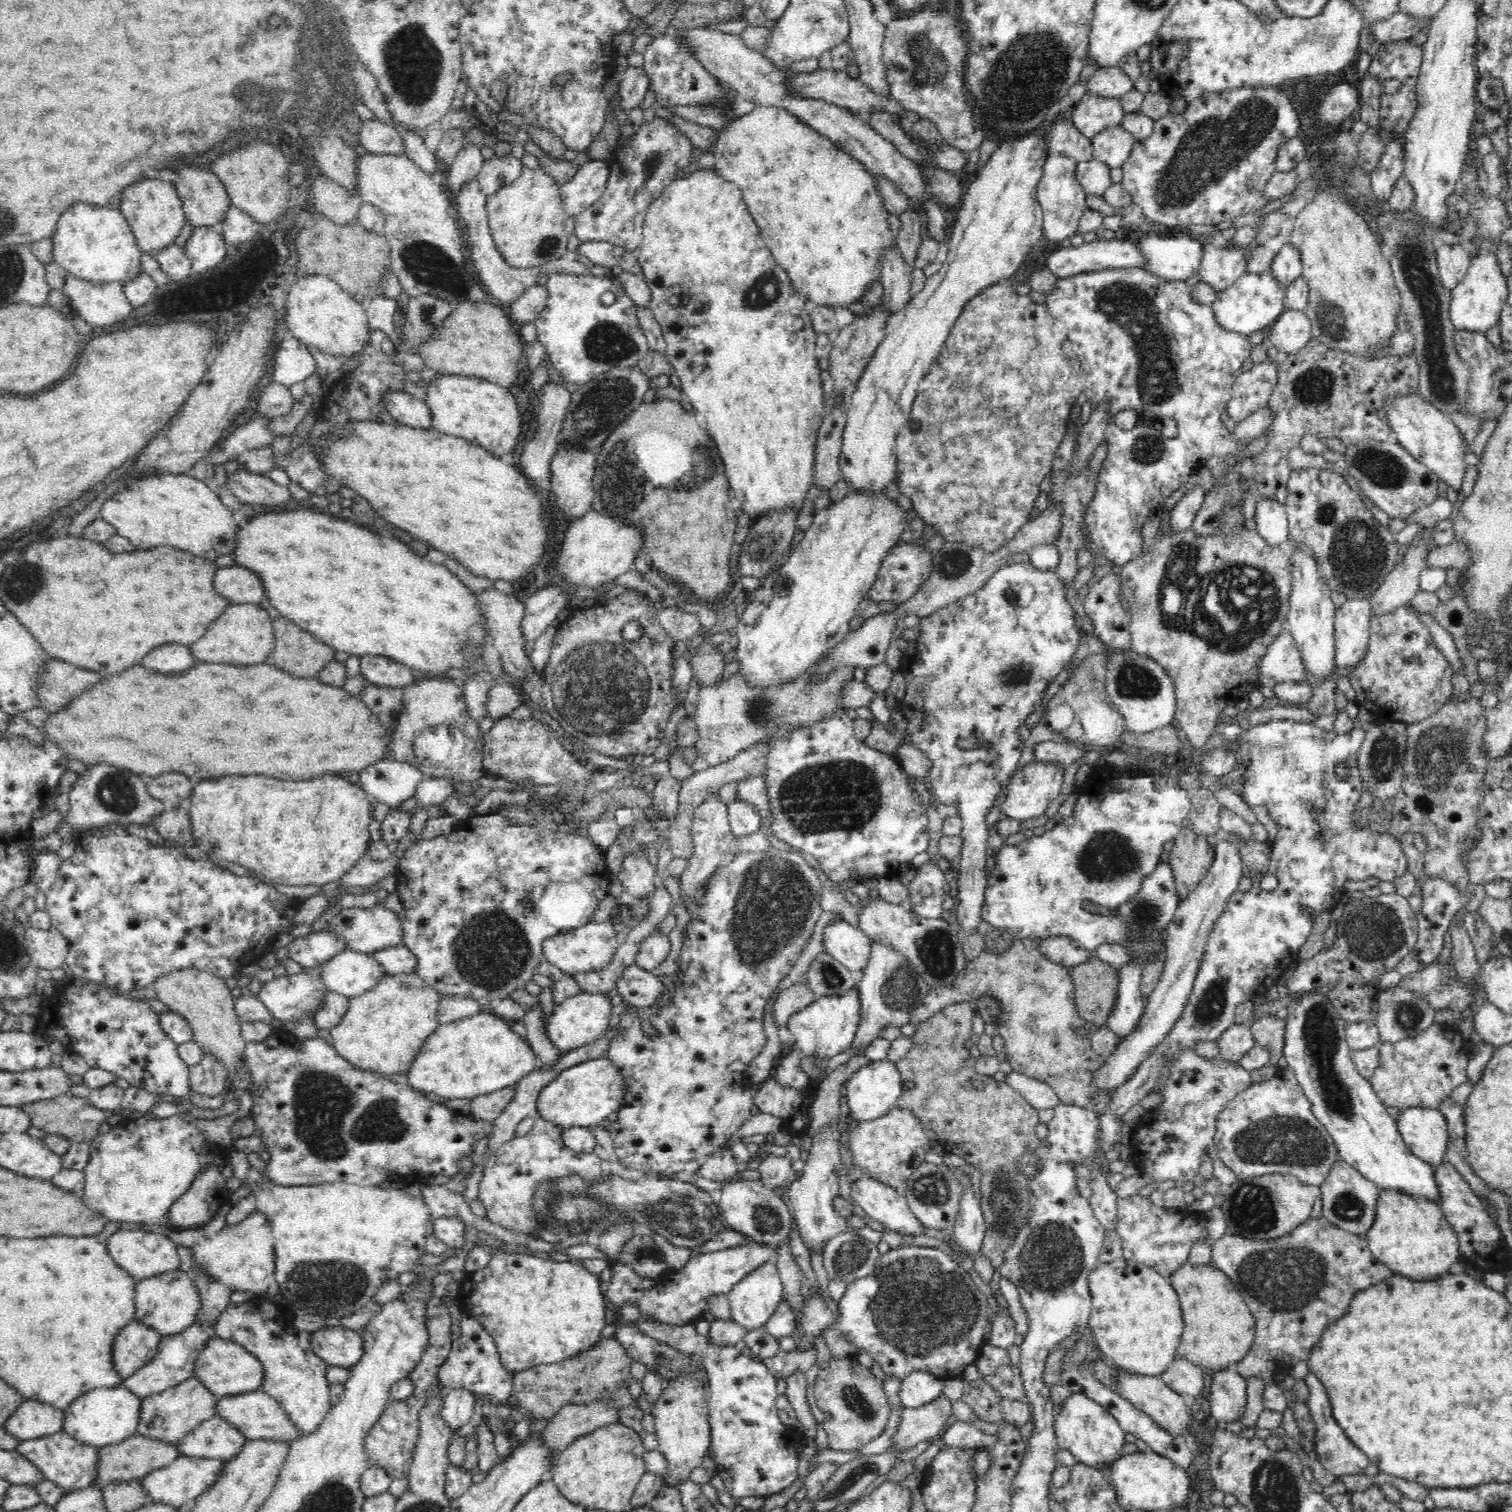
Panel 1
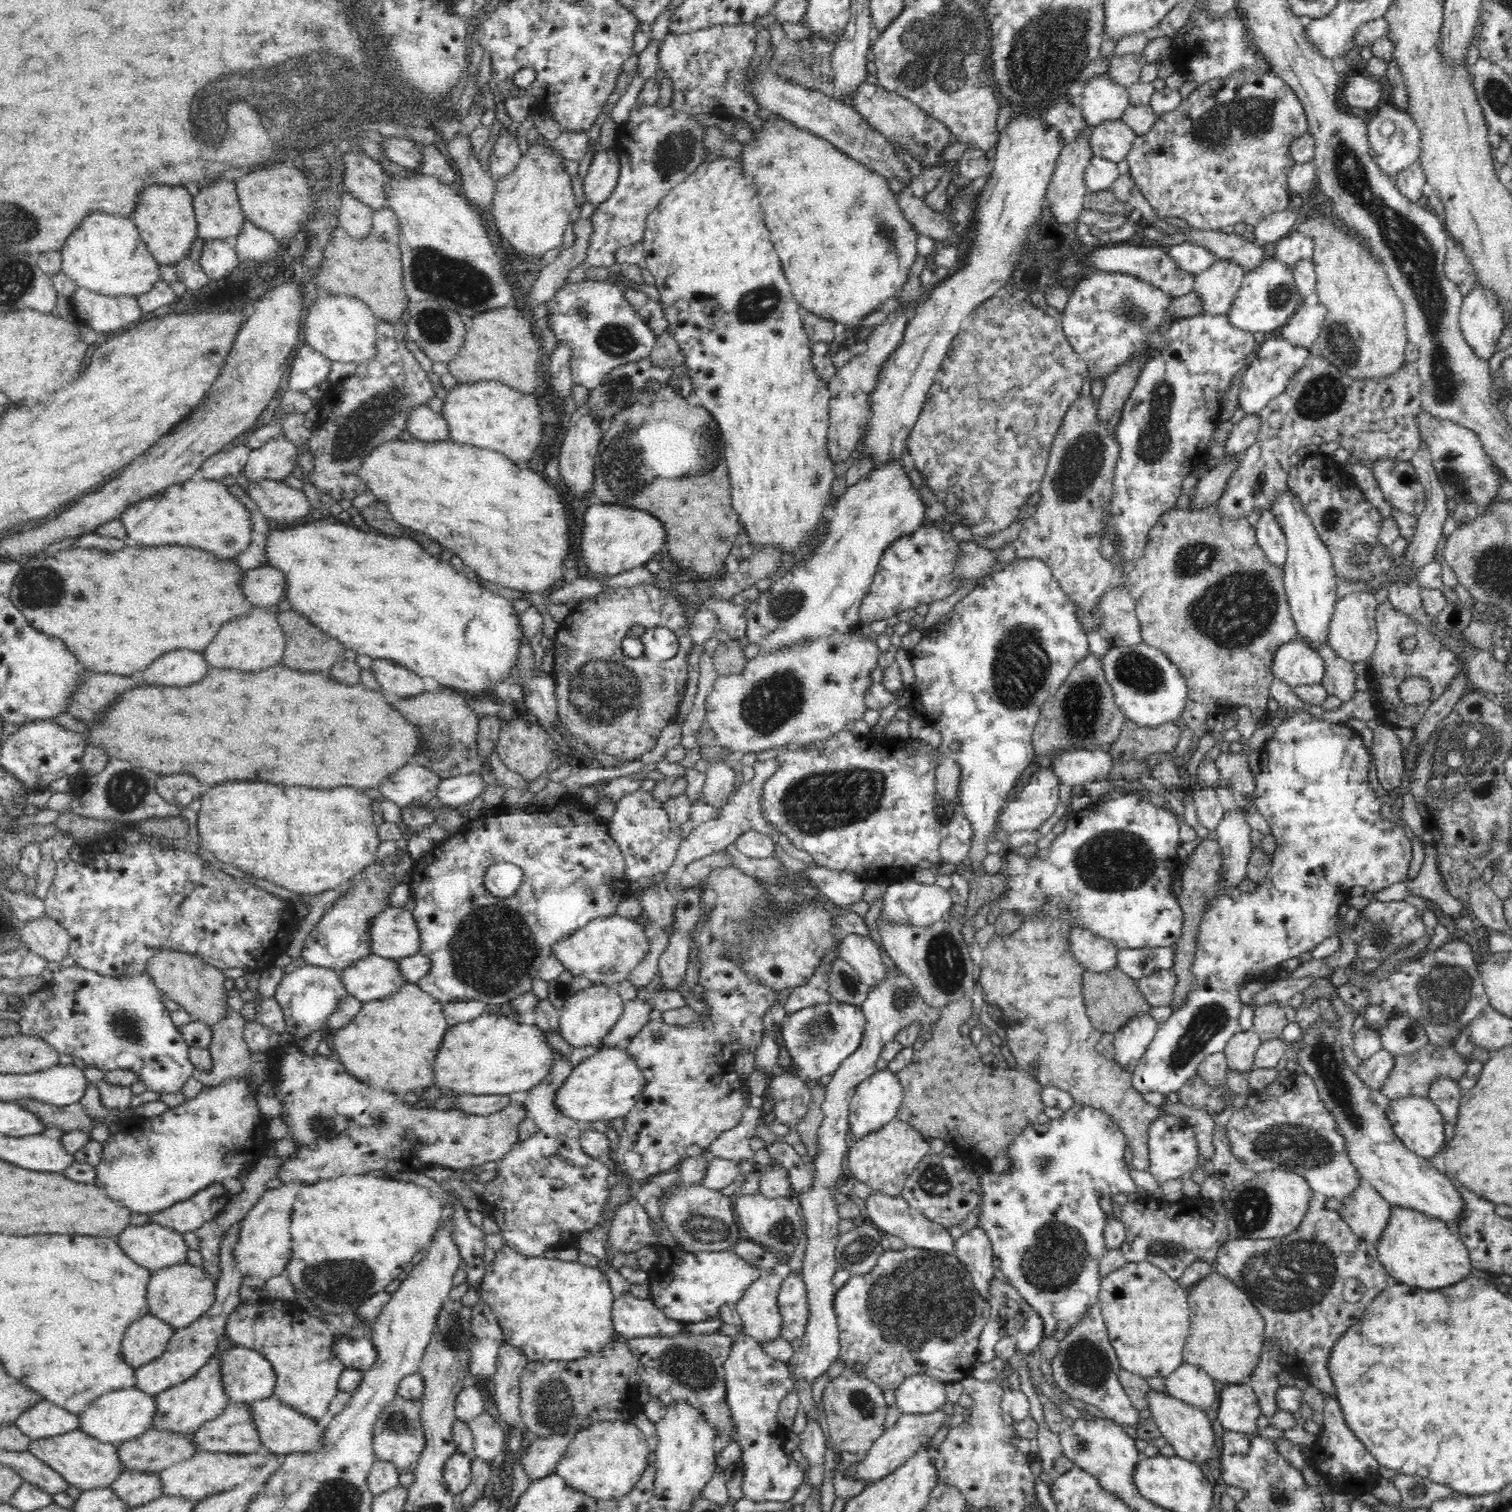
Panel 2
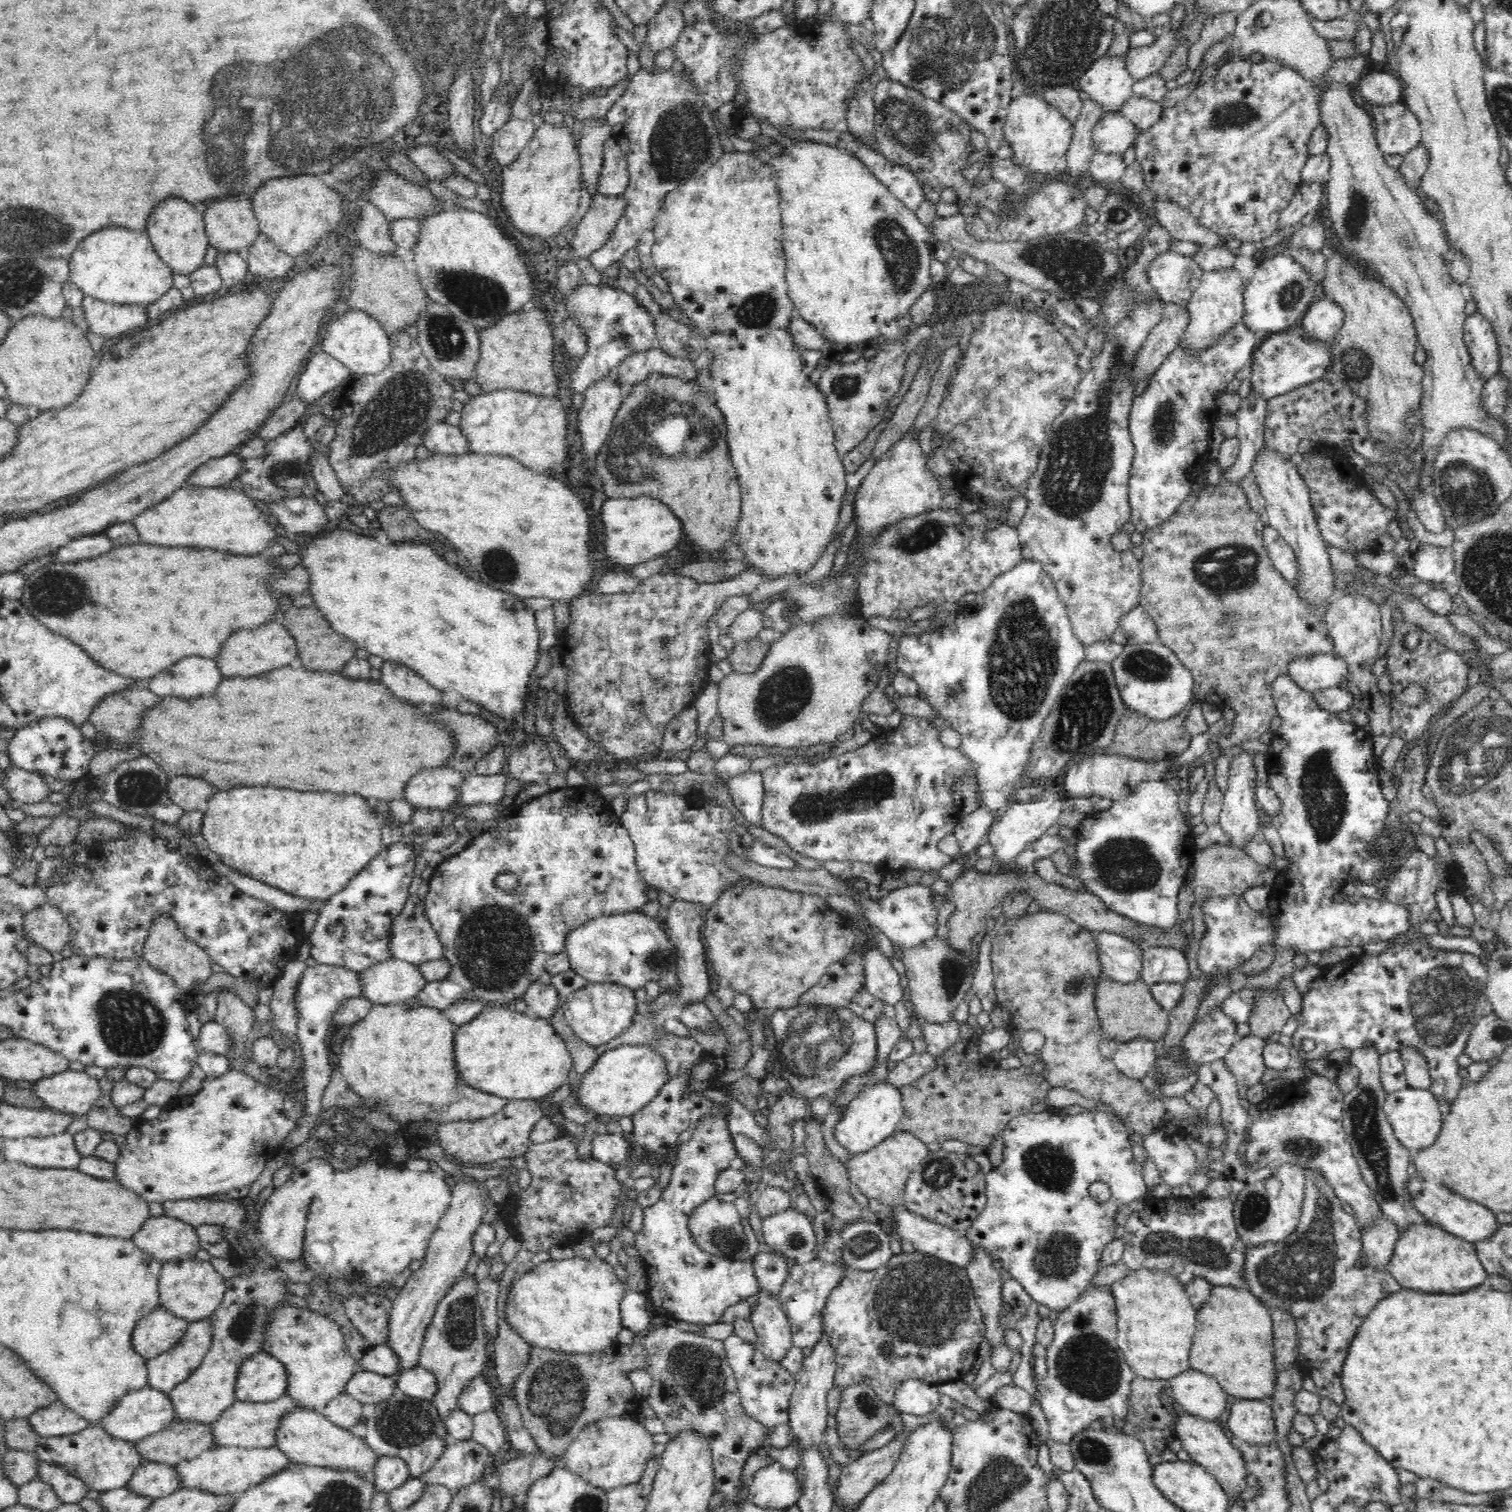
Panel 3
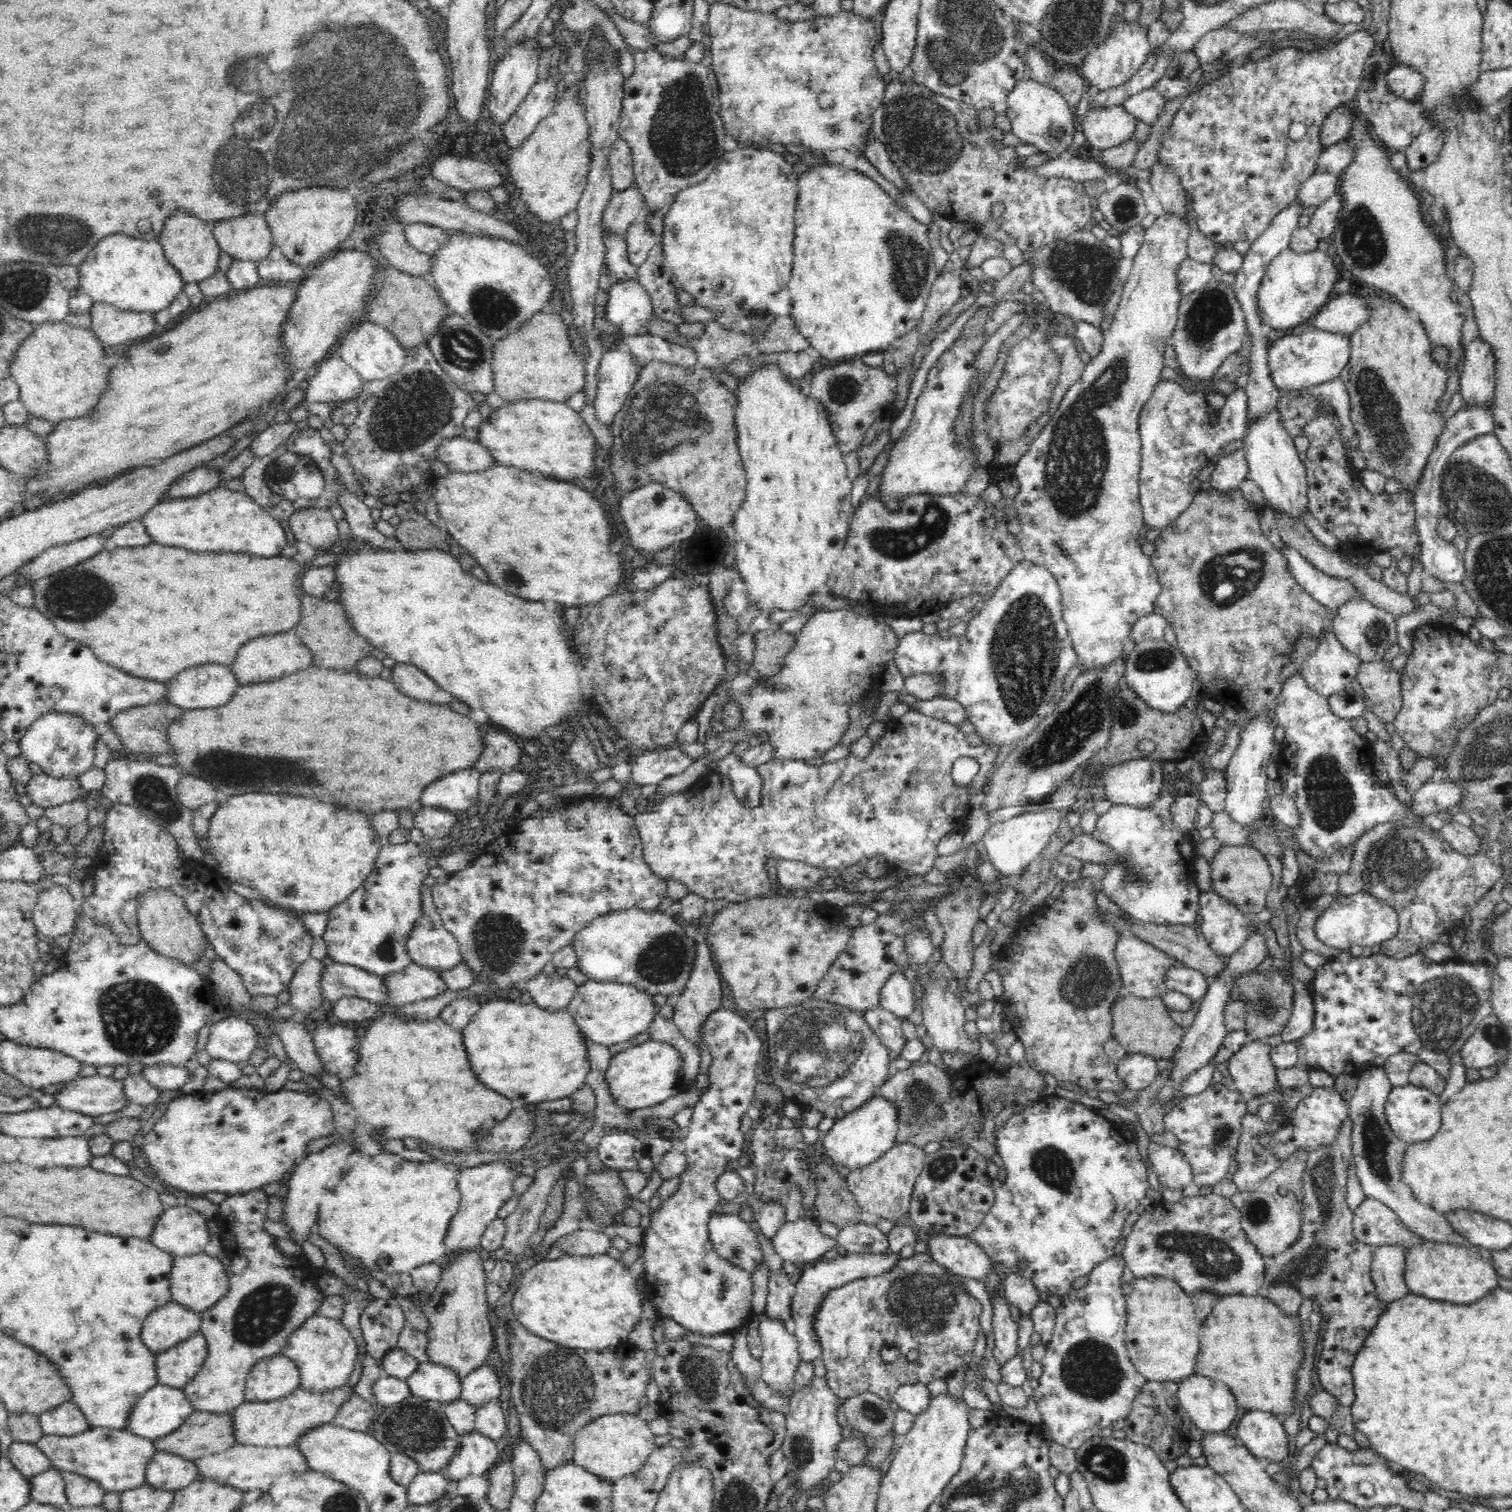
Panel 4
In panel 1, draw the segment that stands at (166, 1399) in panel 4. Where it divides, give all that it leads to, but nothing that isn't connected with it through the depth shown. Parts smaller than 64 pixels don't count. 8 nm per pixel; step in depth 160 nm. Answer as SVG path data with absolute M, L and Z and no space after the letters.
M124 1386L104 1387L86 1392L66 1410L64 1431L85 1443L103 1447L125 1441L137 1434L142 1412L142 1397Z

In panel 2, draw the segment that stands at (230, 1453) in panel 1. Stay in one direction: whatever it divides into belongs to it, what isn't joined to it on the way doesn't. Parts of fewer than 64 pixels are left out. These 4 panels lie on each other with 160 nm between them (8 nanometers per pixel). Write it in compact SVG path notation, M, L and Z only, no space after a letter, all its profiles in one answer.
M231 1402L216 1418L200 1426L194 1432L194 1441L197 1442L198 1450L213 1453L251 1453L263 1445L252 1407L247 1403L234 1402Z

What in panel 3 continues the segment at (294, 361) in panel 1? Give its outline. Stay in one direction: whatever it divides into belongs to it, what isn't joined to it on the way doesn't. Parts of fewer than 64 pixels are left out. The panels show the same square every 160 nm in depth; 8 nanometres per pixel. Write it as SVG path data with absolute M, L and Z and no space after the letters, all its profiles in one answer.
M318 349L298 378L295 398L307 406L318 400L327 400L338 386L348 387L352 377L353 374L347 366Z

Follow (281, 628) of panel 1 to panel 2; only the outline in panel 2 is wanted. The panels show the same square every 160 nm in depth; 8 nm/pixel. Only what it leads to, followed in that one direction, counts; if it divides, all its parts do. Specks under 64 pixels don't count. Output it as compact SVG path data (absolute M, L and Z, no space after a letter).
M288 610L277 615L280 626L286 633L286 654L282 660L282 665L292 670L298 670L302 673L324 672L331 670L332 666L344 656L345 646L340 639L325 633L320 627L306 617L306 615L296 610Z

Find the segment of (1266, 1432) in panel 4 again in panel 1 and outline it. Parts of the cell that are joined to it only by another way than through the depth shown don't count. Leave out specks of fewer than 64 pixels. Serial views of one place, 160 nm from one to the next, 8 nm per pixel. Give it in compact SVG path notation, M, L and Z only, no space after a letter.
M1235 1369L1220 1370L1212 1374L1209 1404L1212 1420L1238 1422L1248 1404L1247 1380Z

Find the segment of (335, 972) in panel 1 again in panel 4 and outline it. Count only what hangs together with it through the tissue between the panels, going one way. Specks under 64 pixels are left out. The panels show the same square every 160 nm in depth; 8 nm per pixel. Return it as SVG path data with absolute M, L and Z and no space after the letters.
M416 963L401 973L384 977L384 981L389 990L389 1002L386 1002L384 1010L396 1010L408 1003L430 1000L451 990L439 971Z

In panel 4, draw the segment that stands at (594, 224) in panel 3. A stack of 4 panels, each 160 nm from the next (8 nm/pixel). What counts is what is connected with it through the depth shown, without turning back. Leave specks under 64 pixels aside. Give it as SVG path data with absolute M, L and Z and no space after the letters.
M636 183L622 192L614 192L610 204L604 212L602 230L625 233L629 226L645 214L646 198Z

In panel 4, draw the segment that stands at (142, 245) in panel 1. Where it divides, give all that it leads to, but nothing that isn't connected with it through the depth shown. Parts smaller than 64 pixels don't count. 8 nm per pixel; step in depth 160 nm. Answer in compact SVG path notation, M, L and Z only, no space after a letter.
M184 212L174 214L170 222L166 222L158 240L162 243L164 253L170 263L176 267L185 283L200 283L218 272L222 249L214 236L214 224L204 222Z

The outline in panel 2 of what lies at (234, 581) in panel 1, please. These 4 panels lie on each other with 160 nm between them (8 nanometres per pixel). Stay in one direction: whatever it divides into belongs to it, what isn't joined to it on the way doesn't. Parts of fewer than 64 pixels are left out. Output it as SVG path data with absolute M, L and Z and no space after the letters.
M270 565L248 570L242 584L247 598L257 607L277 606L289 592L286 574L280 568Z

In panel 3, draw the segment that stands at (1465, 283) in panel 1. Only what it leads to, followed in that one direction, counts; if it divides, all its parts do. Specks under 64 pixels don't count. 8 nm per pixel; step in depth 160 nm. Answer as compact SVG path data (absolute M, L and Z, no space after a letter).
M1477 310L1466 317L1463 342L1468 347L1471 365L1478 380L1484 382L1484 384L1492 380L1499 372L1500 355L1498 342L1496 341L1494 331L1491 329L1491 324L1484 320L1484 317Z

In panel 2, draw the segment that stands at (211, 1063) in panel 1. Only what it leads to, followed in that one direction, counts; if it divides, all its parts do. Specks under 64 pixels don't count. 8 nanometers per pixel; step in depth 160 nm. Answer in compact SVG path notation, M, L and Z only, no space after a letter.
M229 1007L228 1012L224 1015L222 1020L218 1020L214 1024L214 1041L207 1050L211 1053L214 1064L208 1071L198 1069L193 1070L193 1076L196 1081L202 1085L218 1085L224 1082L226 1078L234 1077L248 1077L252 1073L252 1064L254 1064L255 1055L251 1052L247 1041L245 1040L245 1027L247 1024L246 1018L238 1012Z

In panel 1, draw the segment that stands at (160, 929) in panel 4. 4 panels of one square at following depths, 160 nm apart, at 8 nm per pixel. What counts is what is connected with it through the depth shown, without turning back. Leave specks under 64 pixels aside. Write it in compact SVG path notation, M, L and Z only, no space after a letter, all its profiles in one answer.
M186 967L162 973L152 984L156 997L168 1006L170 1012L180 1014L190 1024L196 1036L196 1044L204 1053L212 1052L224 1062L229 1070L230 1090L246 1090L254 1083L251 1070L246 1068L245 1049L248 1044L243 1040L241 1021L235 1012L236 992L226 986L225 979L207 970Z

